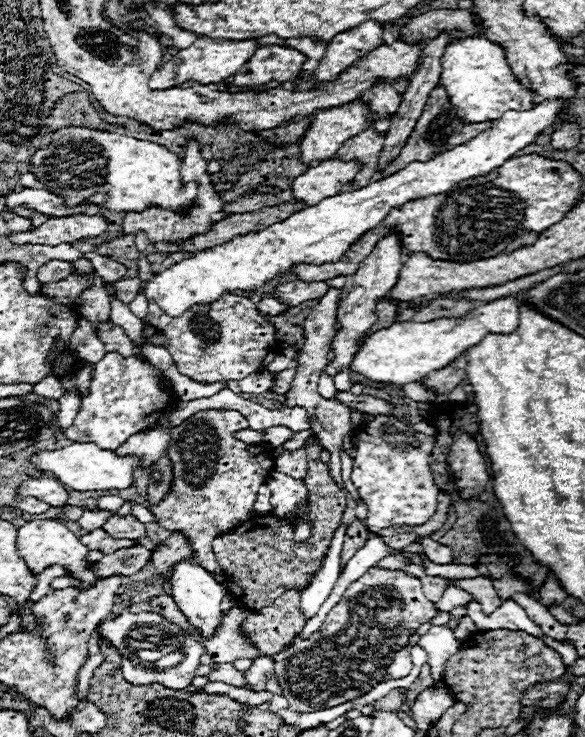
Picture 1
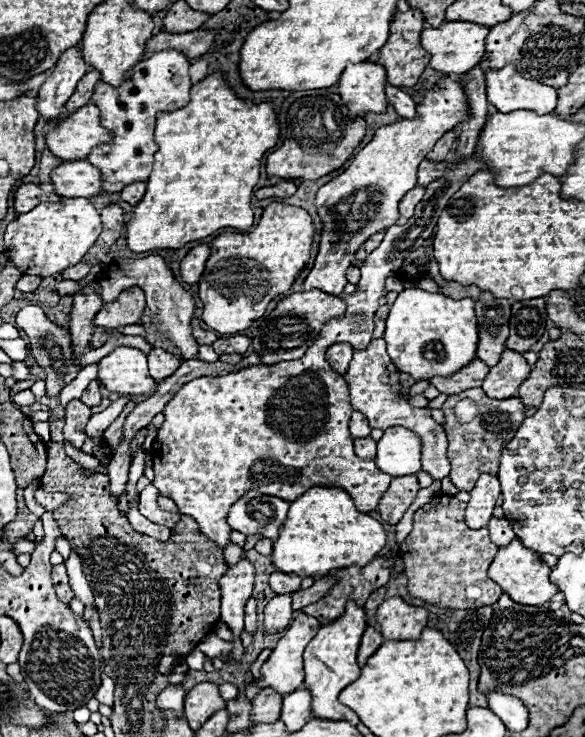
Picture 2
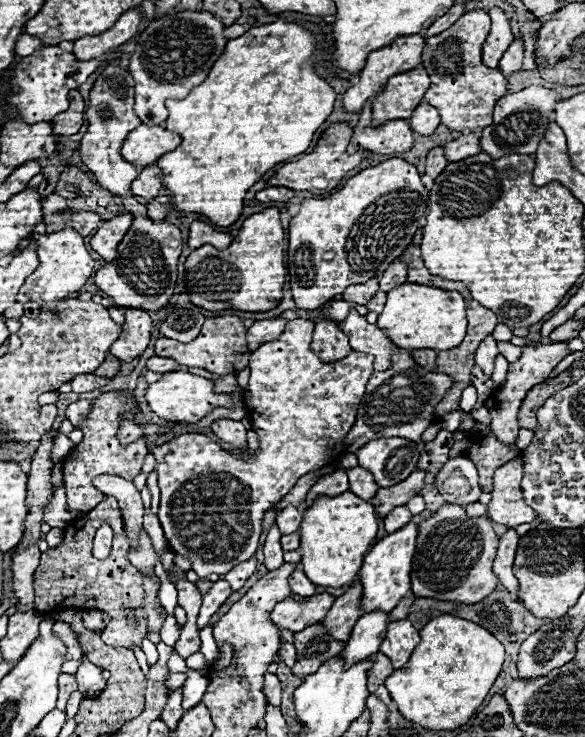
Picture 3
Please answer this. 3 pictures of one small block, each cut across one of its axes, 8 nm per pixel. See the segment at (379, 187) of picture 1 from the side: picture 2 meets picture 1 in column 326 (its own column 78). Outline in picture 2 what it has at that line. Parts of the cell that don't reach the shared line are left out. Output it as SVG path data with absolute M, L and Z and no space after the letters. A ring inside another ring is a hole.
M62 198L60 202L42 202L26 214L18 214L16 220L12 220L4 232L4 246L6 246L6 252L12 254L14 264L24 274L50 276L50 274L58 274L58 272L78 264L84 258L84 254L88 252L88 248L96 242L100 232L102 232L100 212L94 208L94 204L90 200L86 200L86 198Z

